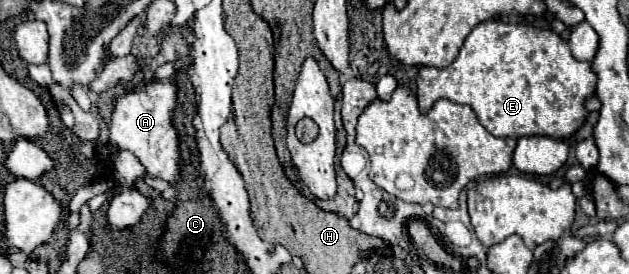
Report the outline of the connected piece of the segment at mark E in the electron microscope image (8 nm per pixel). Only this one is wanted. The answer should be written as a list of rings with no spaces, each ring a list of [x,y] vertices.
[[[492,19],[492,21],[484,21],[484,23],[476,25],[476,27],[470,31],[470,35],[468,35],[466,41],[464,41],[464,47],[460,49],[460,53],[458,53],[458,57],[454,59],[452,65],[448,65],[446,69],[422,67],[422,69],[418,71],[418,77],[416,77],[416,97],[418,97],[418,107],[420,107],[422,113],[428,113],[430,107],[432,107],[438,99],[450,99],[450,101],[454,101],[454,103],[470,105],[470,107],[476,111],[480,123],[482,123],[486,129],[490,129],[490,133],[496,135],[496,137],[514,137],[514,139],[520,139],[520,137],[526,137],[526,135],[546,135],[546,137],[562,139],[562,141],[564,141],[564,139],[570,139],[570,137],[582,127],[582,123],[586,121],[588,109],[586,109],[584,103],[586,103],[590,97],[594,97],[596,79],[598,79],[598,77],[596,77],[596,73],[592,71],[592,63],[588,63],[588,61],[576,61],[576,59],[572,57],[572,53],[570,53],[568,43],[562,41],[562,37],[556,35],[554,31],[544,31],[544,29],[538,29],[538,27],[534,27],[534,25],[524,25],[524,23],[510,25],[510,23],[502,23],[502,21]]]

